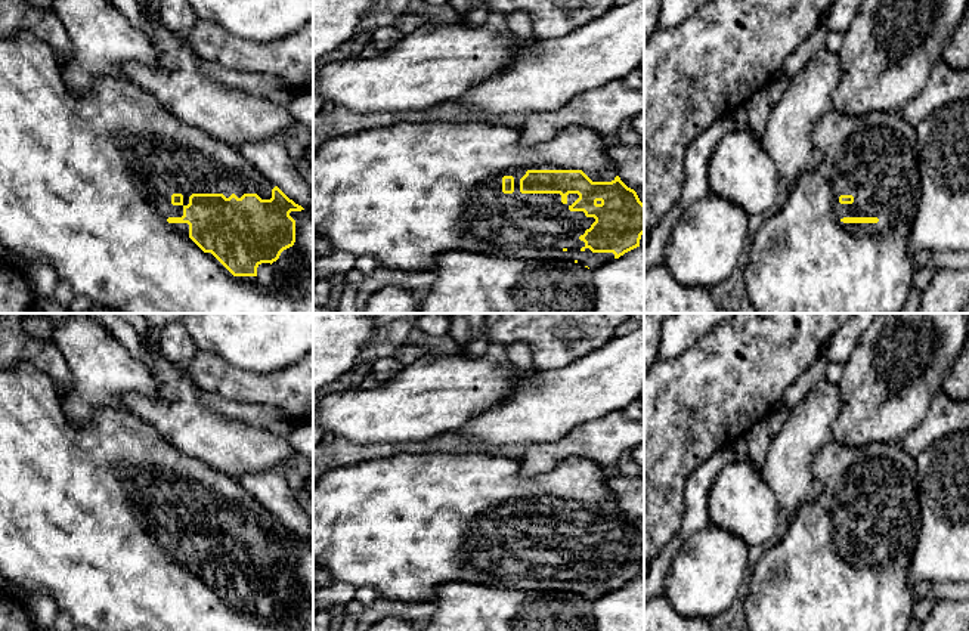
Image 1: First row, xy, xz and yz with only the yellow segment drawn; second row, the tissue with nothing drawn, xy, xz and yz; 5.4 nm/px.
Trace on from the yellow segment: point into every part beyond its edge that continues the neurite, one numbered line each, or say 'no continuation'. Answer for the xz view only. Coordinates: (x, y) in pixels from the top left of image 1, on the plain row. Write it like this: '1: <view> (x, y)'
1: xz (405, 525)

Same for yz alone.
1: yz (802, 582)

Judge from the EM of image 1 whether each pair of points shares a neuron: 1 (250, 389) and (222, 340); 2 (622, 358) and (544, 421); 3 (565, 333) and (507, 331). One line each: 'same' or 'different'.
1: different
2: same
3: same

